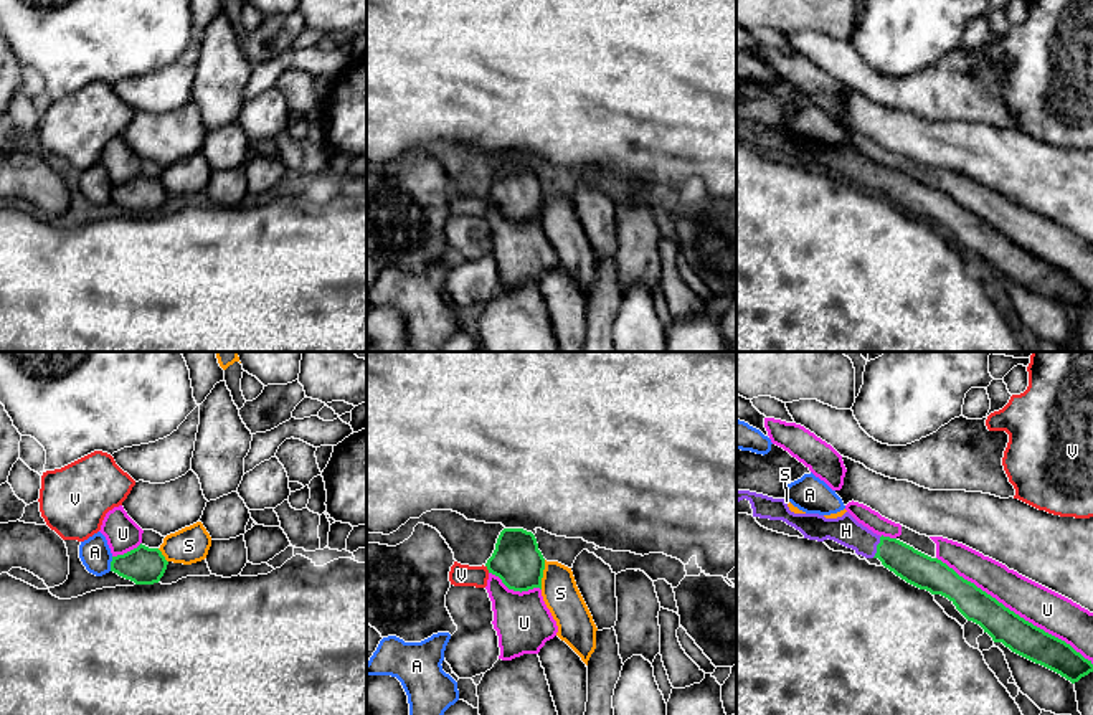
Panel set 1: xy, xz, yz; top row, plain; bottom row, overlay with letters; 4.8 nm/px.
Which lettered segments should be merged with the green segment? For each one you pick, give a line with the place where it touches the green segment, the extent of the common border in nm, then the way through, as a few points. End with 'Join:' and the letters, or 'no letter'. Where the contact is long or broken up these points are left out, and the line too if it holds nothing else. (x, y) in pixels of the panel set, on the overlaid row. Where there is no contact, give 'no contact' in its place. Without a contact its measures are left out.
H: meets green in yz at (877, 547); contact 110 nm long; runs through yz (917, 568), (889, 550), (877, 547), (846, 530)
Join: H

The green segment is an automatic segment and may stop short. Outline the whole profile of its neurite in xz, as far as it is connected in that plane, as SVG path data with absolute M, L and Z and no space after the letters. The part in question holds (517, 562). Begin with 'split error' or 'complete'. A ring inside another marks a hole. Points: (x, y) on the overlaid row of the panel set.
complete; M504 528L485 566L509 590L520 593L533 588L542 590L545 558L532 532Z

